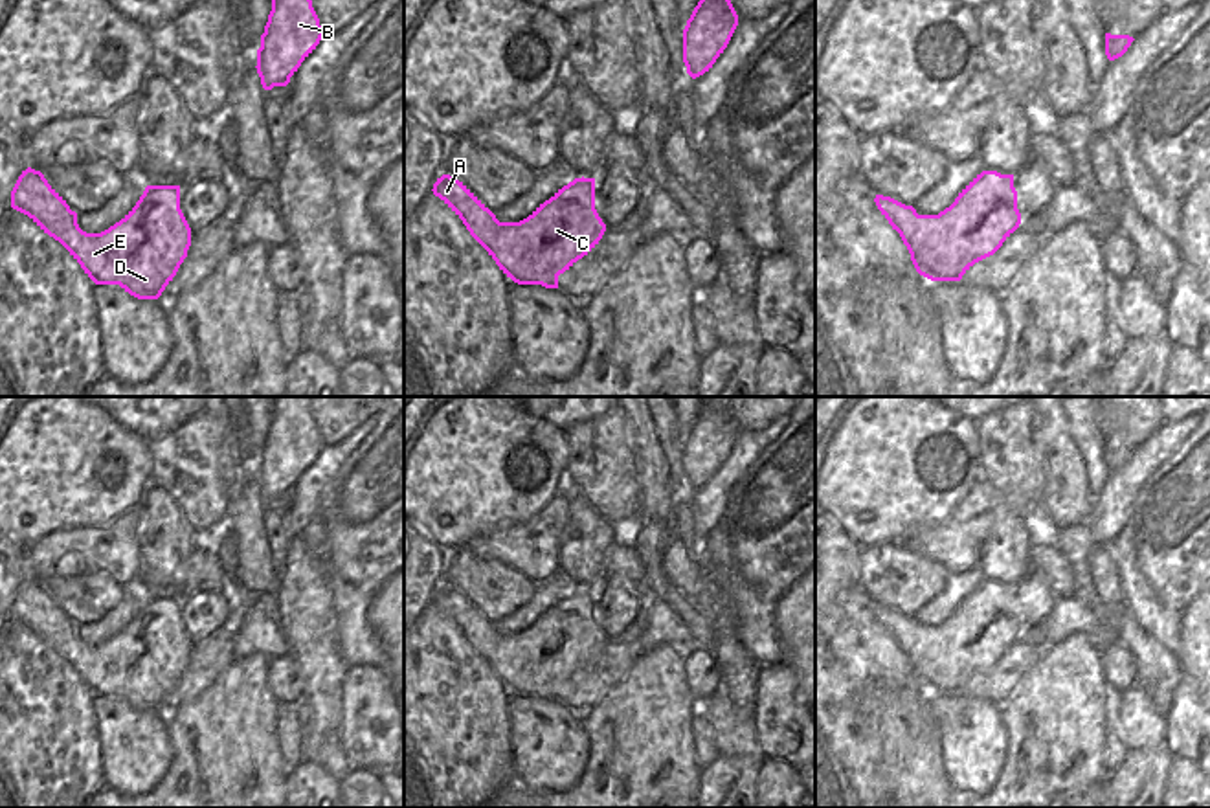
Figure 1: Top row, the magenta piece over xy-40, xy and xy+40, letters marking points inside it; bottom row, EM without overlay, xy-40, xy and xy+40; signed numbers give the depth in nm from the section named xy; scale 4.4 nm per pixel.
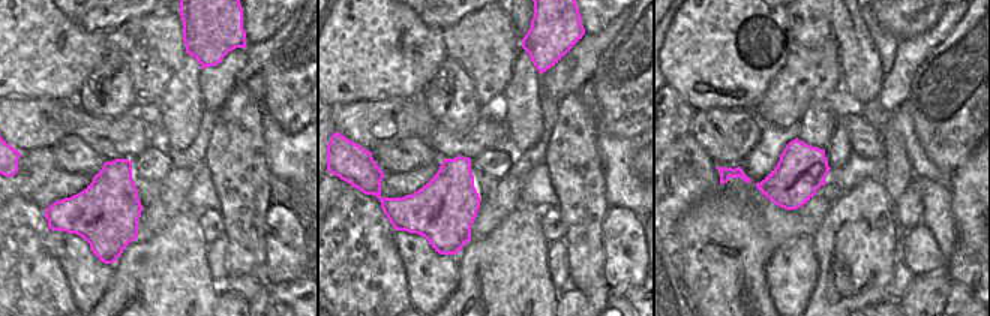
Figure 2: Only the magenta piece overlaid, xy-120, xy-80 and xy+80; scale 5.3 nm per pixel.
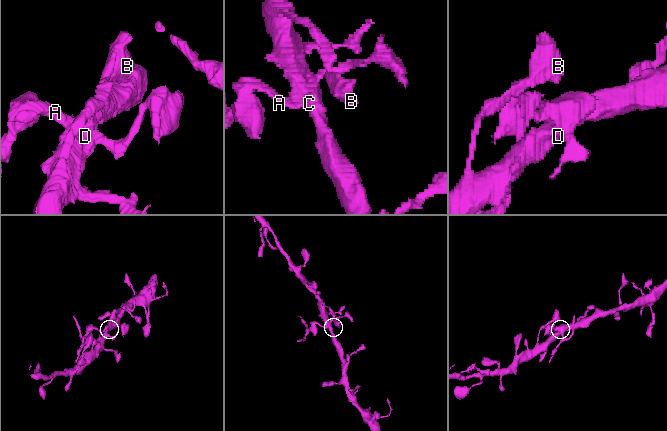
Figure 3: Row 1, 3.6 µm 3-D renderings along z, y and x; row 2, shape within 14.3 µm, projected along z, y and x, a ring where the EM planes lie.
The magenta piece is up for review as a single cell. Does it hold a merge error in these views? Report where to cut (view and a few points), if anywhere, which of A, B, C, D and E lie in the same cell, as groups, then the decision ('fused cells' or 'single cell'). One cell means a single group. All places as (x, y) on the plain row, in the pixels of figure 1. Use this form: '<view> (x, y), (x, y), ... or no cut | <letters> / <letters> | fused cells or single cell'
xy (498, 632), (492, 639), (492, 649), (478, 652) | A / B C D E | fused cells

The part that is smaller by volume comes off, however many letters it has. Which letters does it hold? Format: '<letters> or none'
A.

